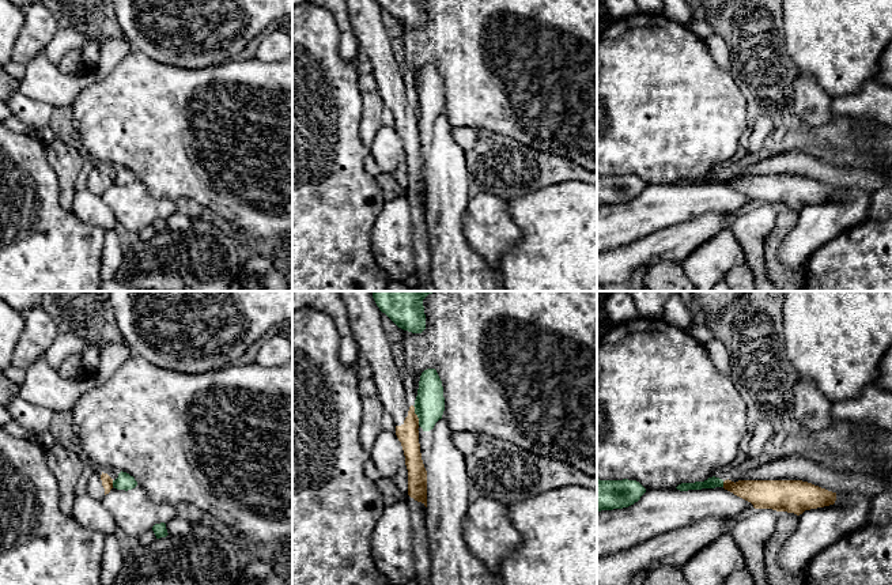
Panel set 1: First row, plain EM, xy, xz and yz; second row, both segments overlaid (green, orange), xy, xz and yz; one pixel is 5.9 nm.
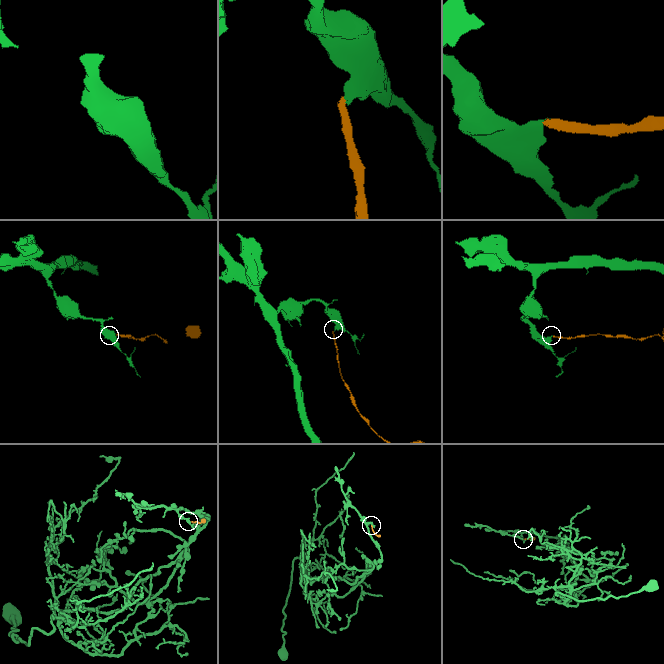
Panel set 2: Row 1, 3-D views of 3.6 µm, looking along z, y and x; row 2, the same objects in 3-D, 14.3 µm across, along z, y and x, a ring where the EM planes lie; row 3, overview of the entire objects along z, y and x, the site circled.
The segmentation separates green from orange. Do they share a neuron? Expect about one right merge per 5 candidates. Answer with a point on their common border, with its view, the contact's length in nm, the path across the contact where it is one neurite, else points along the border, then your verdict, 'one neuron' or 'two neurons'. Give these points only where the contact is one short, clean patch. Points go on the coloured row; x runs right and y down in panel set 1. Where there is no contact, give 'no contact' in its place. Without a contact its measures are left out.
contact xz (416, 414); length 130 nm; border xz (412, 406), (419, 425); two neurons

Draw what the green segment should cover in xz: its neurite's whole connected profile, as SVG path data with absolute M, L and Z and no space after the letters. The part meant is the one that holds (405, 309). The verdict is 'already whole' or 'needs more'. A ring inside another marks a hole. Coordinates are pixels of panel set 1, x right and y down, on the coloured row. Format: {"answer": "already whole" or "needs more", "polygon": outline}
{"answer": "already whole", "polygon": "M373 291L373 298L398 328L422 333L426 329L423 299L435 291Z"}

